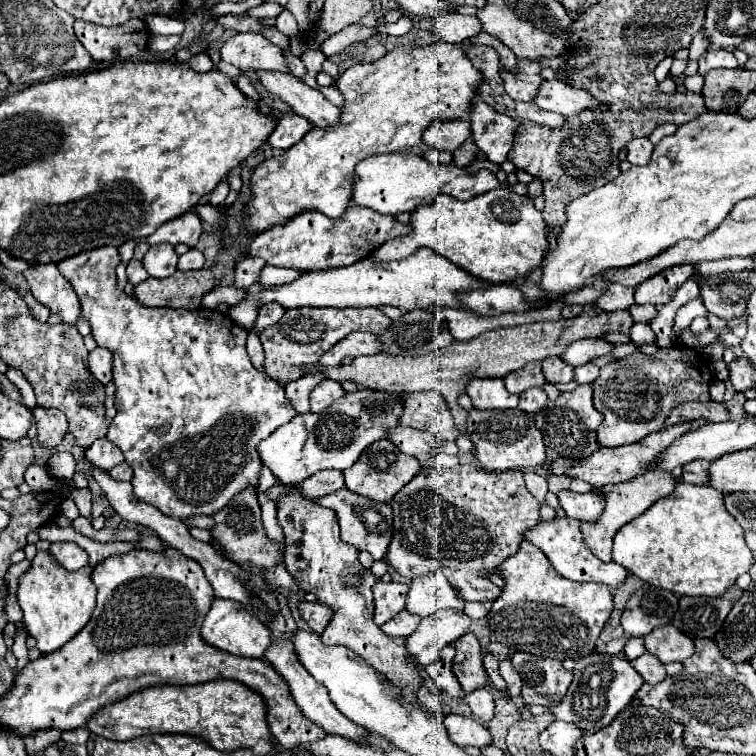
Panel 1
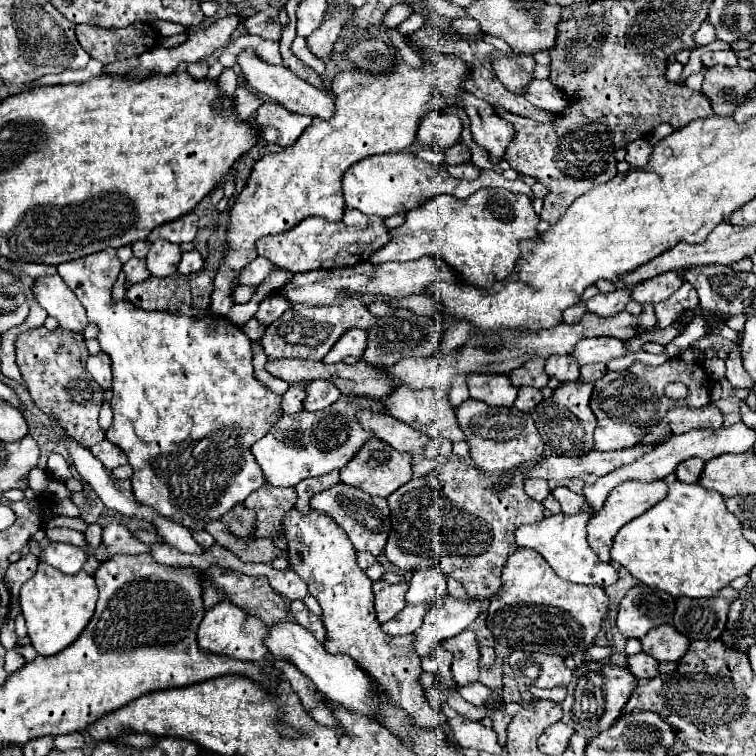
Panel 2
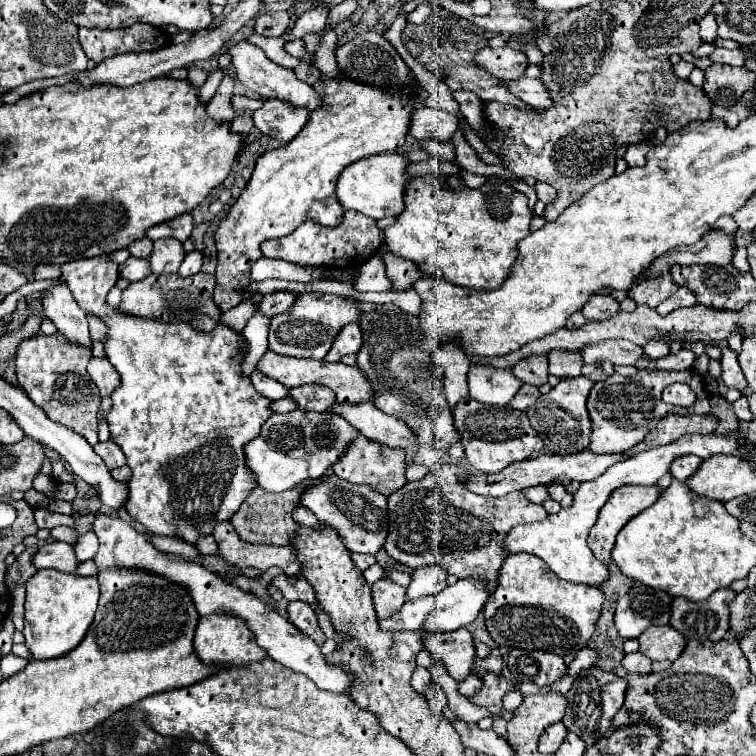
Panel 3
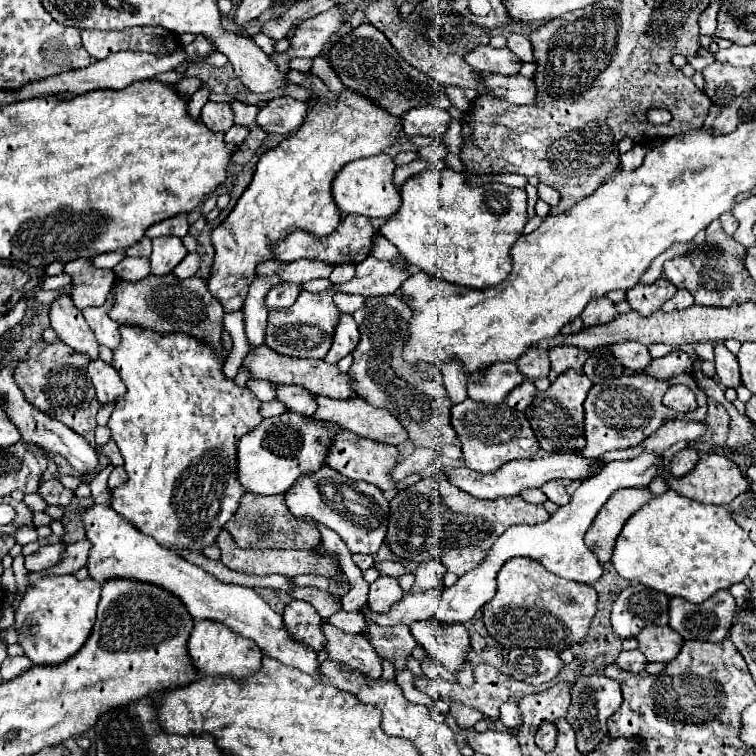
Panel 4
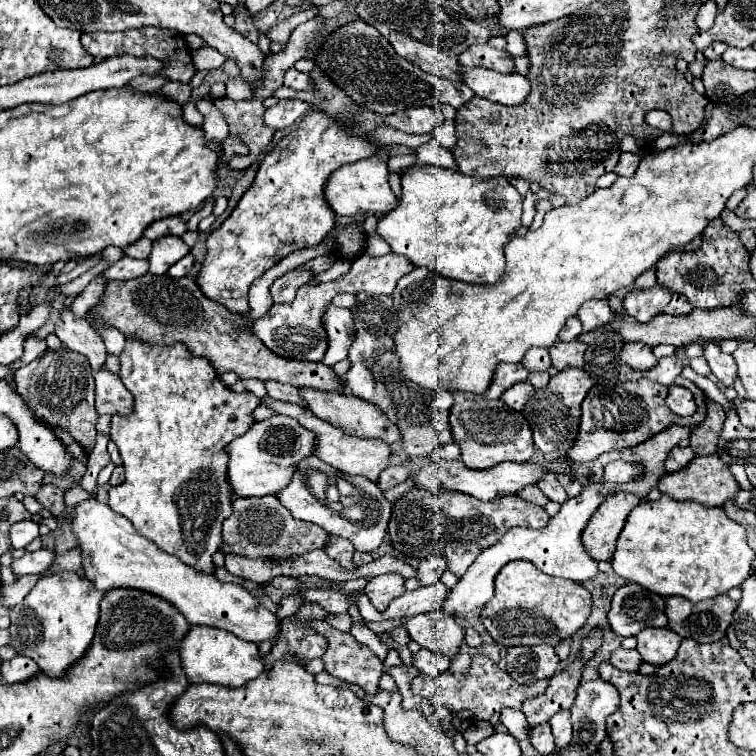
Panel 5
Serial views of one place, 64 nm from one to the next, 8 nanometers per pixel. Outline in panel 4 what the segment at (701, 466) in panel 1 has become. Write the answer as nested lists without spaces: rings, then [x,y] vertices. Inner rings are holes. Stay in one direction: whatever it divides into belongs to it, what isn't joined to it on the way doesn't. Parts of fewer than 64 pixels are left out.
[[[684,448],[684,450],[680,450],[680,452],[676,452],[672,456],[672,460],[670,460],[670,474],[680,478],[680,476],[688,474],[694,468],[696,462],[698,462],[698,452],[694,448]]]

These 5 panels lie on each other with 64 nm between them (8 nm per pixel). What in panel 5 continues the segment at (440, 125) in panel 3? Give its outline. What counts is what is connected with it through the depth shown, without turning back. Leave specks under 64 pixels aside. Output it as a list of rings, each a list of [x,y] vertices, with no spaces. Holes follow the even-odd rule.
[[[420,106],[420,108],[410,108],[404,112],[396,112],[386,118],[386,124],[408,132],[408,134],[432,134],[434,128],[442,122],[440,114],[432,106]]]

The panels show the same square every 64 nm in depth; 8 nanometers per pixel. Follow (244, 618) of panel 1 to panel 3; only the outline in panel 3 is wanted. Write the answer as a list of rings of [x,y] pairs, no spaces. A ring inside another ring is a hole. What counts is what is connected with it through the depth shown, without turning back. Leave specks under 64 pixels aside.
[[[212,614],[202,616],[198,620],[198,628],[194,634],[194,652],[196,656],[210,666],[244,666],[250,662],[260,662],[266,658],[266,652],[256,644],[256,638],[236,616],[228,614]]]

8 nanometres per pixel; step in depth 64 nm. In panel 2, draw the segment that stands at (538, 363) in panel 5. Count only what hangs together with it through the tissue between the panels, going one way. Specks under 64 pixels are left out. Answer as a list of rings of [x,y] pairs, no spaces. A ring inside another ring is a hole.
[[[534,358],[524,362],[520,368],[510,372],[510,380],[514,386],[534,386],[534,388],[544,388],[548,384],[548,374],[544,372],[544,358]]]

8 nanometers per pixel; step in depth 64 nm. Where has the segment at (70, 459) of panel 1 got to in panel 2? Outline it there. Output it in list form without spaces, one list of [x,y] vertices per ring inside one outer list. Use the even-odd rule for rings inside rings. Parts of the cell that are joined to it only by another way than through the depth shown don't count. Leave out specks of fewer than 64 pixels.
[[[51,454],[47,467],[50,475],[58,481],[65,482],[73,477],[69,462],[60,454]]]

